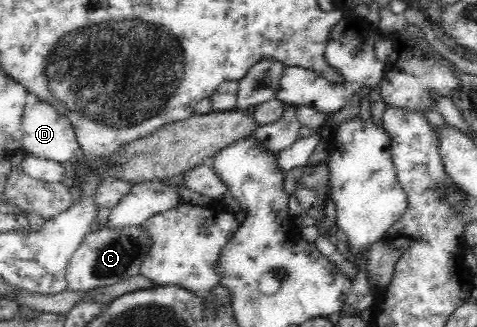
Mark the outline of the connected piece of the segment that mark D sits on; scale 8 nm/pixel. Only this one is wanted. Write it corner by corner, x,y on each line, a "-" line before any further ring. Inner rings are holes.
27,104
23,111
22,129
25,153
63,164
74,161
78,142
73,125
49,104

